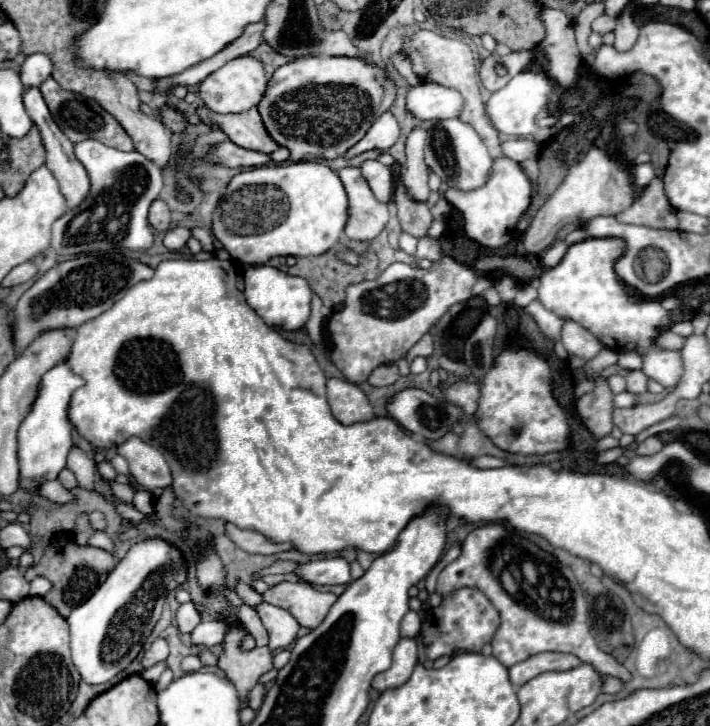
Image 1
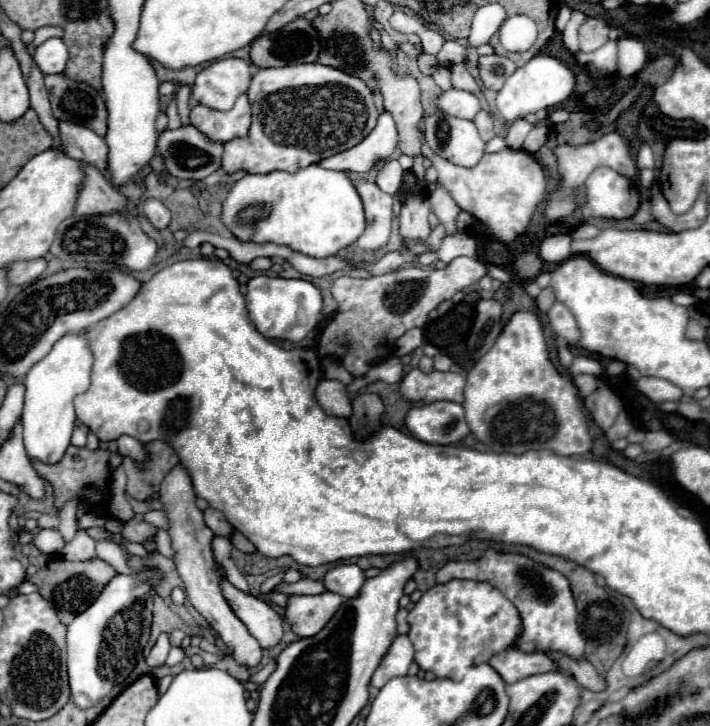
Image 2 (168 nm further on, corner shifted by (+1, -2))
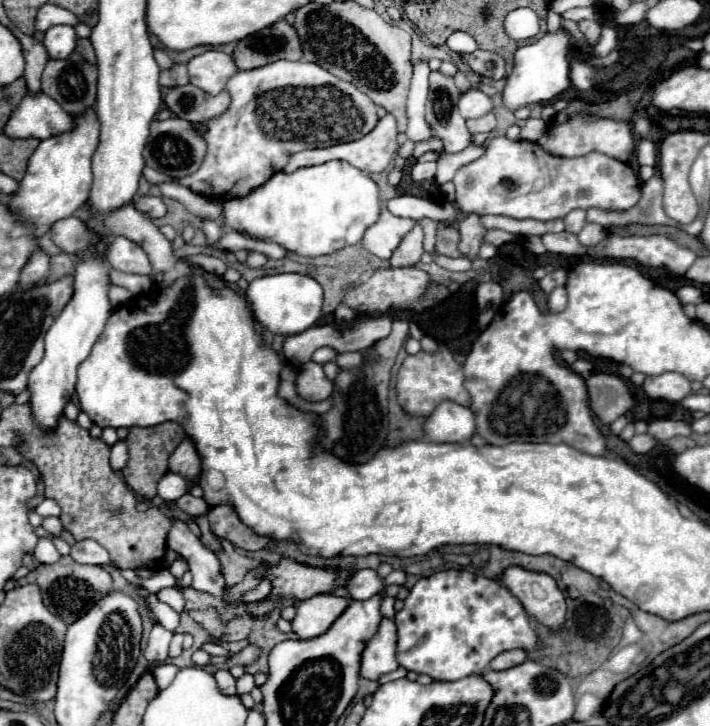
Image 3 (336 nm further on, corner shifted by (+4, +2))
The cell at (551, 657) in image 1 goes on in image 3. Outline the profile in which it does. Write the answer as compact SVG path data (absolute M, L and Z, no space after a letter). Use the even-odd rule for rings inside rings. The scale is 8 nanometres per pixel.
M512 649L512 651L504 651L500 655L496 655L492 661L490 661L490 669L494 671L502 671L502 669L510 669L518 663L522 663L526 659L526 651L524 649Z

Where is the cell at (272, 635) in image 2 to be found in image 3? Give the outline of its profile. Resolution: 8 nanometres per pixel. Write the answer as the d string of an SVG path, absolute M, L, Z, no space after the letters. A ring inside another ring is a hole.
M174 519L168 535L168 549L176 551L190 565L190 573L194 575L192 587L196 591L204 591L216 597L222 597L226 585L220 571L220 561L212 549L202 545L202 541L188 529L186 523Z

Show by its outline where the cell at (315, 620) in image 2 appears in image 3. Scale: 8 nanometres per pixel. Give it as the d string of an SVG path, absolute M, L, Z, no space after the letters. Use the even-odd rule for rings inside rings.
M316 595L306 599L296 607L298 613L292 621L292 629L300 639L320 637L346 611L348 605L348 599L336 595Z

